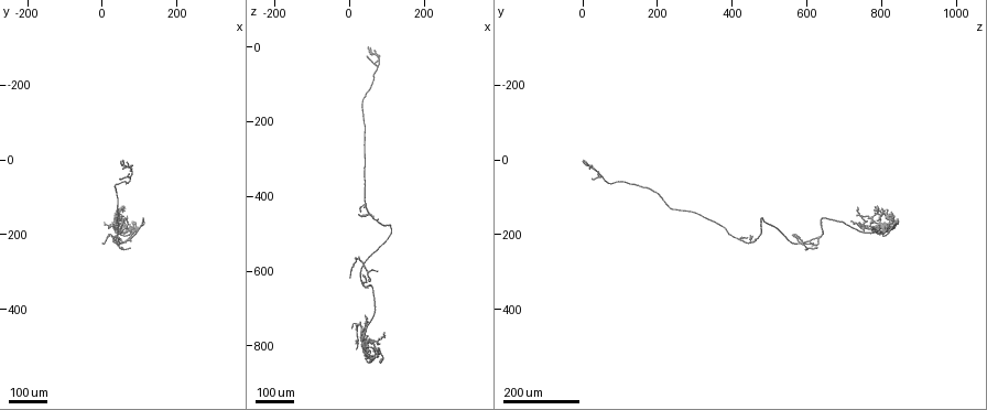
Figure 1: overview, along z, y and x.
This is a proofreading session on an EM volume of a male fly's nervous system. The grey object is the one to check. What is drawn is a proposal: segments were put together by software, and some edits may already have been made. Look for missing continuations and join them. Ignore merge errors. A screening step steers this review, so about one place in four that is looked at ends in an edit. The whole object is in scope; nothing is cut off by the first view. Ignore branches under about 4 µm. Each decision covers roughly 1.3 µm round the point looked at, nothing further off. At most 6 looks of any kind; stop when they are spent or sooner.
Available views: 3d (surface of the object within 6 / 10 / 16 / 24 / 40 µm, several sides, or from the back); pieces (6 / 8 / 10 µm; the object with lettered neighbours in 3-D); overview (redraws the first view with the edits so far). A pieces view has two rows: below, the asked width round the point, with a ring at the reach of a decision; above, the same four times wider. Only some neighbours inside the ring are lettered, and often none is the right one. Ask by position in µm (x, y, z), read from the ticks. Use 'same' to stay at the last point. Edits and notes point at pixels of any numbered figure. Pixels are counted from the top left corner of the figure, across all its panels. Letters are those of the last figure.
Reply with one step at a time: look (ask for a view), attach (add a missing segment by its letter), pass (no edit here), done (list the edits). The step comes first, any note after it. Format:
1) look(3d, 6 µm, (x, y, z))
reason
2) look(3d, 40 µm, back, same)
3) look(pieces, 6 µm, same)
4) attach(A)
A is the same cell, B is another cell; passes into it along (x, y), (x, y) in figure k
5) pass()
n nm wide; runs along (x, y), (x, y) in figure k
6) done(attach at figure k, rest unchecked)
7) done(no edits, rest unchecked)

look(3d, 24 µm, (45, 230, 620))
long arm stops here

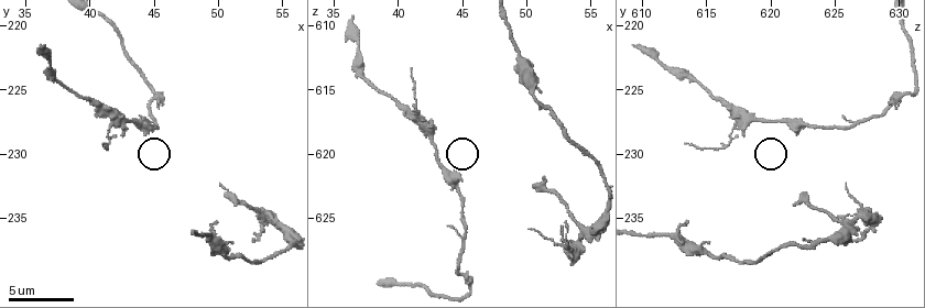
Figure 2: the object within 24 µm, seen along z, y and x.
look(pieces, 6 µm, (50.8, 233.2, 622.4))

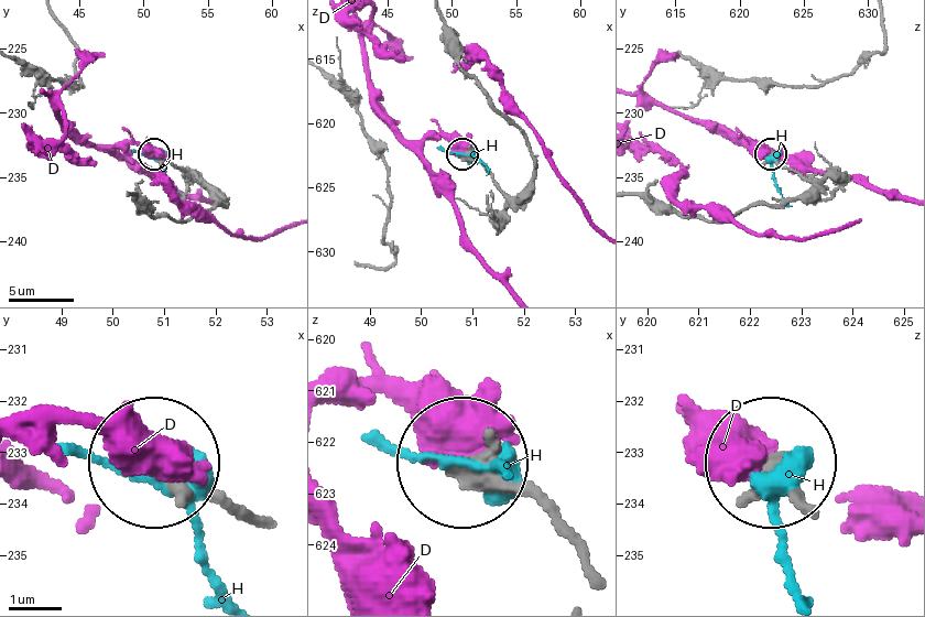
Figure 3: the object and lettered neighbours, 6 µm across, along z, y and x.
pass()
410 nm wide; D and H are other cells; runs along (465, 71), (517, 127), (536, 173), (510, 196), (461, 154) in figure 3; none of them fits

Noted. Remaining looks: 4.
look(3d, 24 µm, (80, 220, 465))
an open end

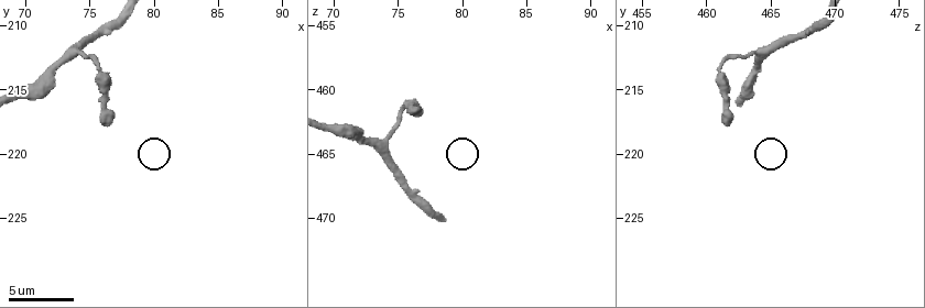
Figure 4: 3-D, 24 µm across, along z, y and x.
look(3d, 6 µm, (76.4, 217.4, 461.8))

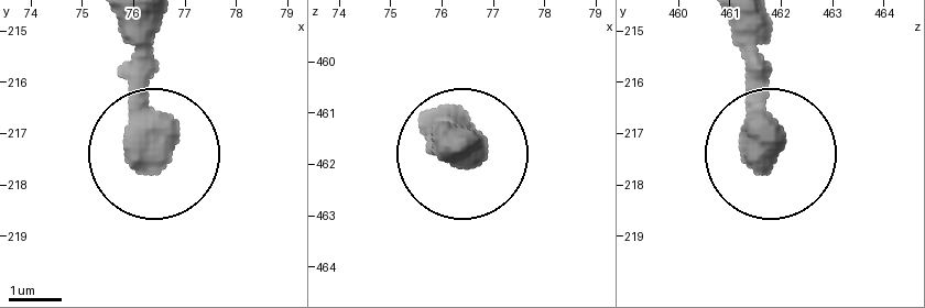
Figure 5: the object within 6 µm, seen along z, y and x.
look(pieces, 6 µm, (76.45, 217.50, 461.70))

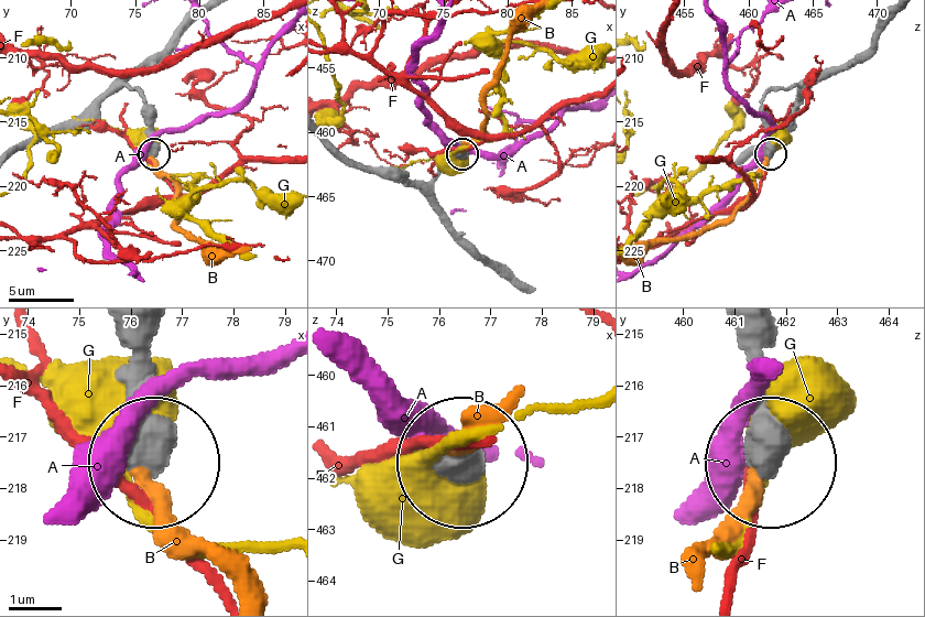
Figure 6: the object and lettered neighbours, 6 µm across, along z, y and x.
attach(B)
B is the same cell, A, F and G are other cells; passes into it along (145, 118), (178, 226), (240, 249) in figure 6; the cell continues

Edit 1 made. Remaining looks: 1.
done(attach at figure 6, rest unchecked)

